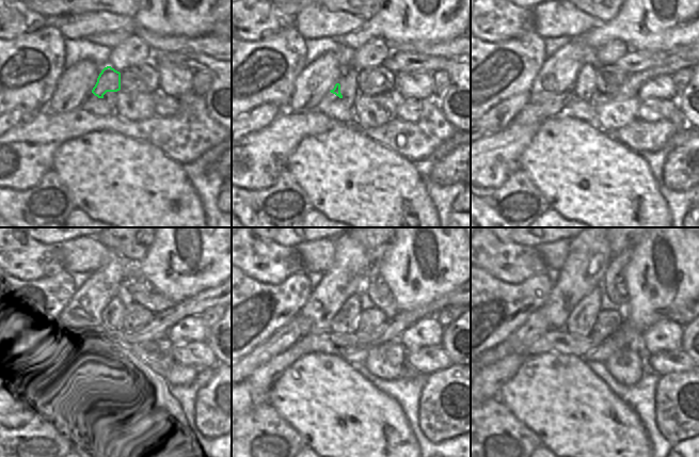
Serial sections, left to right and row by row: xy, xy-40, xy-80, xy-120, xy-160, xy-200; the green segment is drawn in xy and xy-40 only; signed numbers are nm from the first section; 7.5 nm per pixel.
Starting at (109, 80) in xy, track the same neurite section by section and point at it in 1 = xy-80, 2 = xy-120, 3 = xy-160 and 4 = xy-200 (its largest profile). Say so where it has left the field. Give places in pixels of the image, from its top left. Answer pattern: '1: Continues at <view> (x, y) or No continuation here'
1: Continues at xy-80 (530, 114)
2: Continues at xy-120 (64, 347)
3: Continues at xy-160 (266, 375)
4: Continues at xy-200 (492, 378).

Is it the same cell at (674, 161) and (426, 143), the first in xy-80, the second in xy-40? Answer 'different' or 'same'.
different

